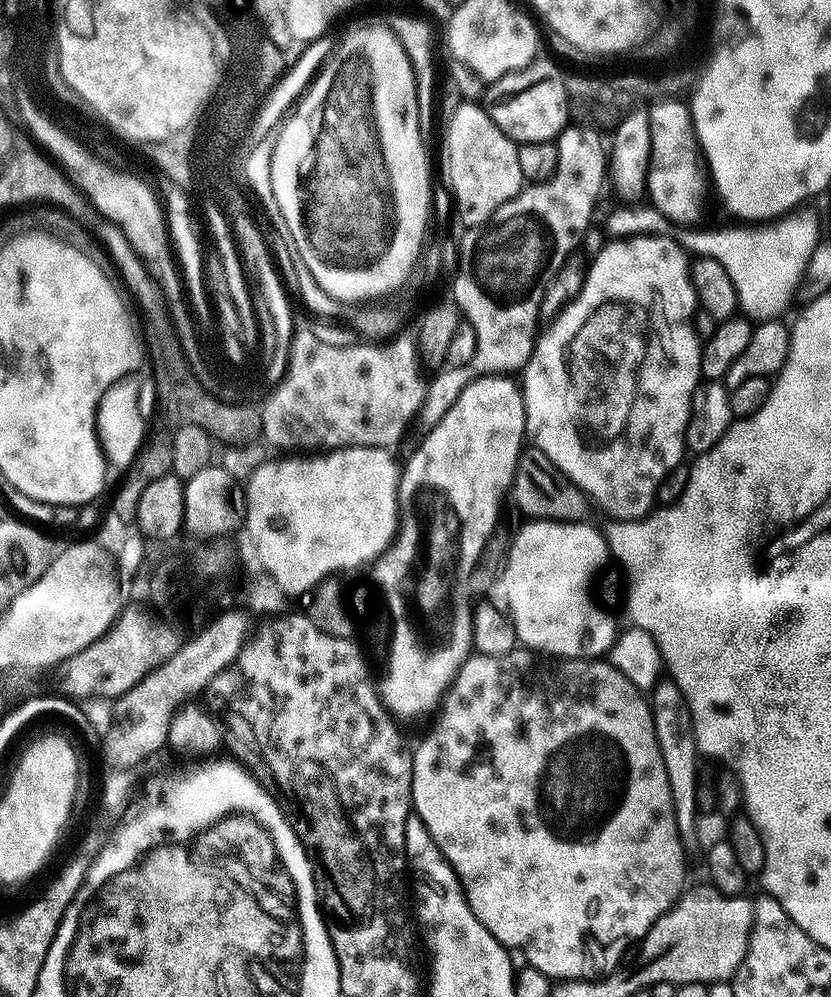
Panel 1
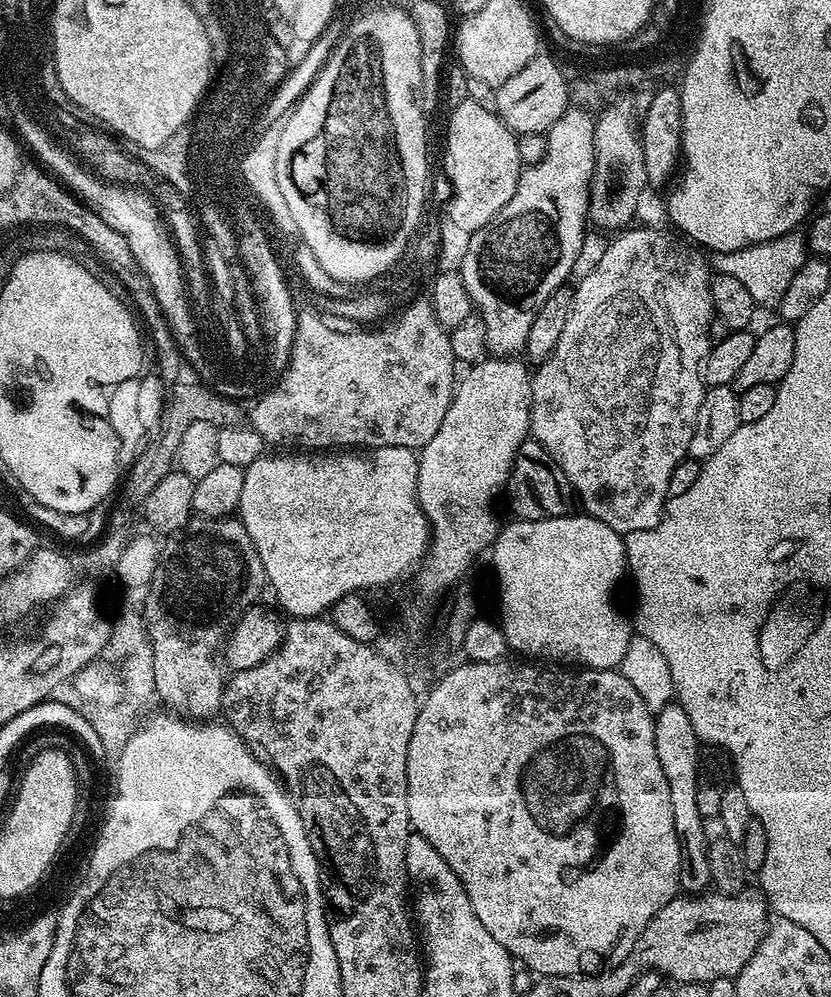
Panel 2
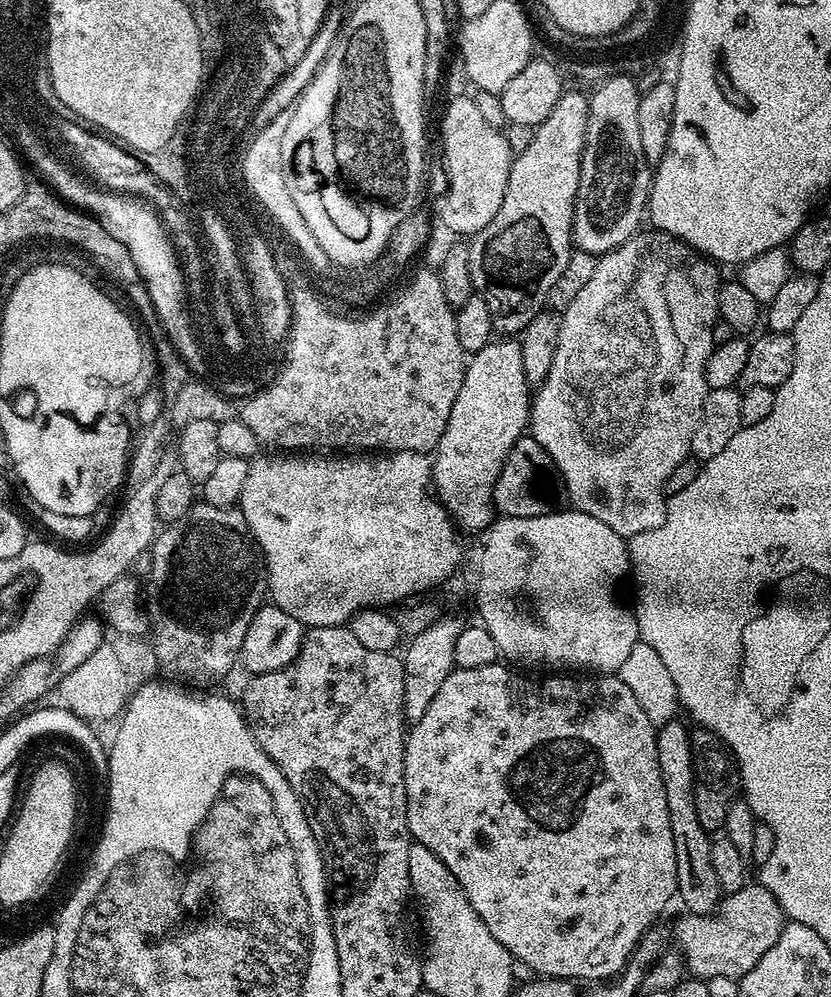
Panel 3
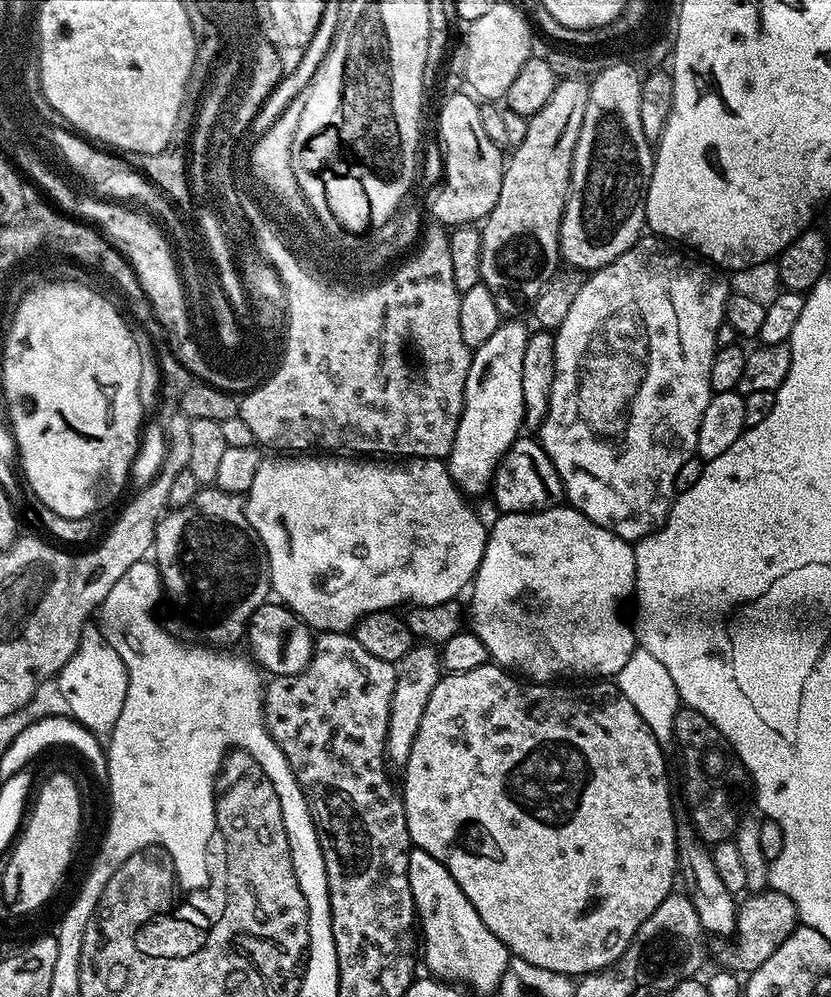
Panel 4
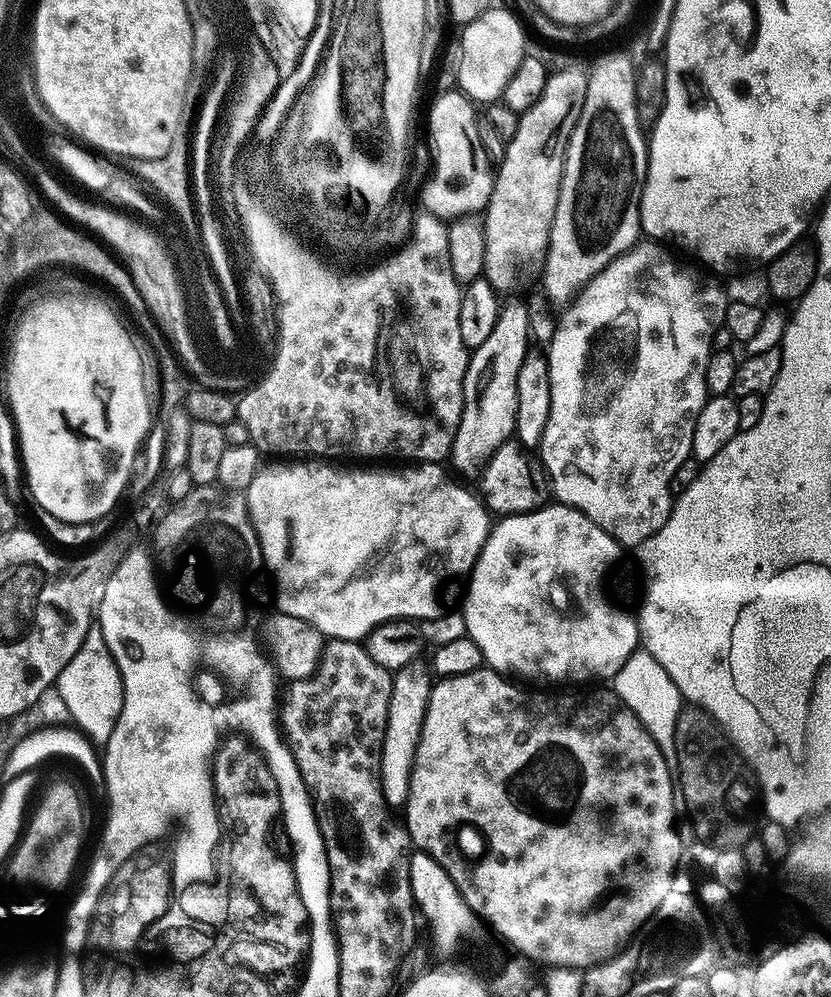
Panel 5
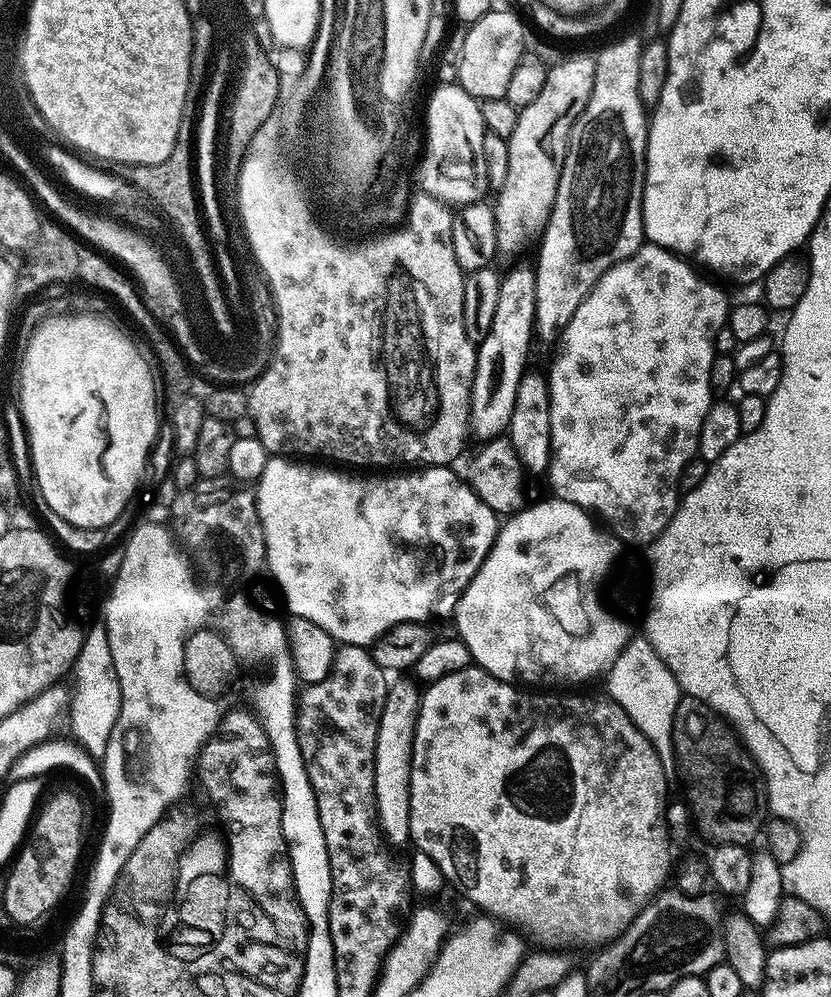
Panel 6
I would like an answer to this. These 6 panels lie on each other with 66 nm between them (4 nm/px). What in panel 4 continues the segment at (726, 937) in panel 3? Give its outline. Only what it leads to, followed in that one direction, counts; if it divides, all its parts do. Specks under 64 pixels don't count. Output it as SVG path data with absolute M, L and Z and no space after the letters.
M769 888L762 889L740 902L736 912L736 929L734 931L734 944L720 952L721 964L729 971L751 974L762 966L770 954L774 952L789 937L789 934L799 925L799 916L793 900L786 892L774 891Z

